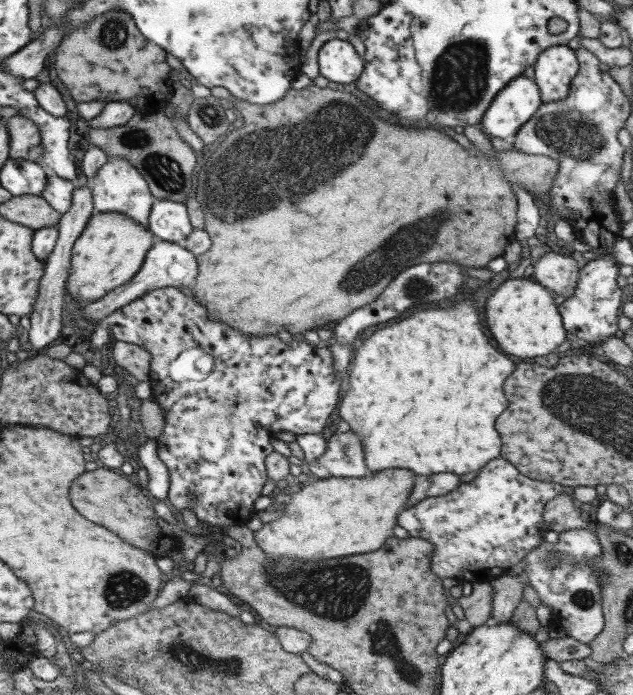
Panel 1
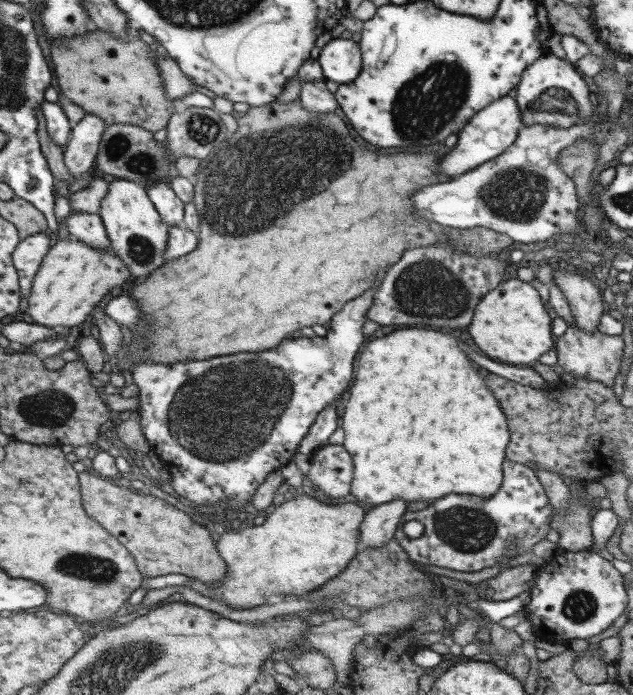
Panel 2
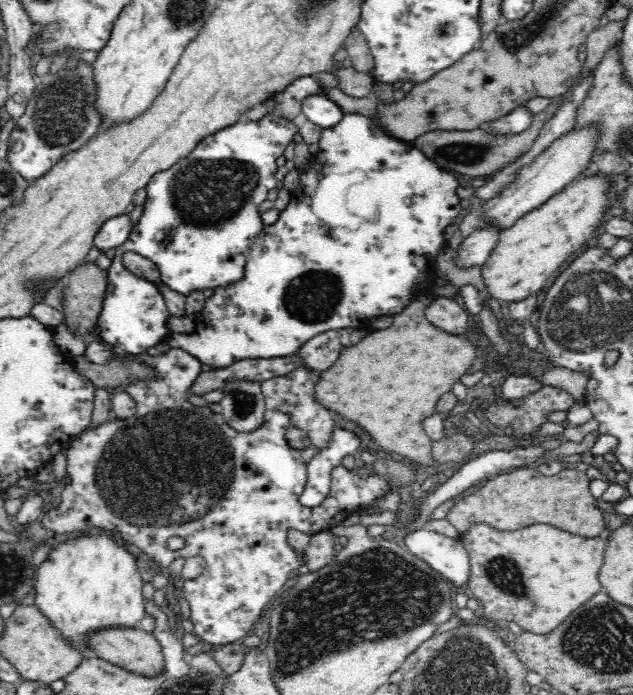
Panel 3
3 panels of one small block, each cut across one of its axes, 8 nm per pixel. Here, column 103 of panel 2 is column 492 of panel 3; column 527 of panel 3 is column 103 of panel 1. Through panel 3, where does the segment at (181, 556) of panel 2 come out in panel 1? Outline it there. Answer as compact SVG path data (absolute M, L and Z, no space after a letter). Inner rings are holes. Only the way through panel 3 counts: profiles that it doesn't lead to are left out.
M98 467L84 471L70 484L70 498L78 512L88 520L112 530L124 542L148 550L154 556L168 556L176 550L176 535L166 520L158 517L154 504L146 497L146 492L117 470Z

